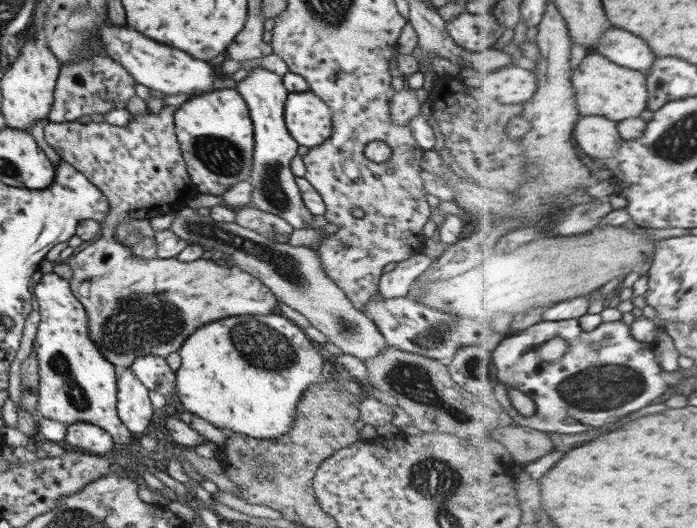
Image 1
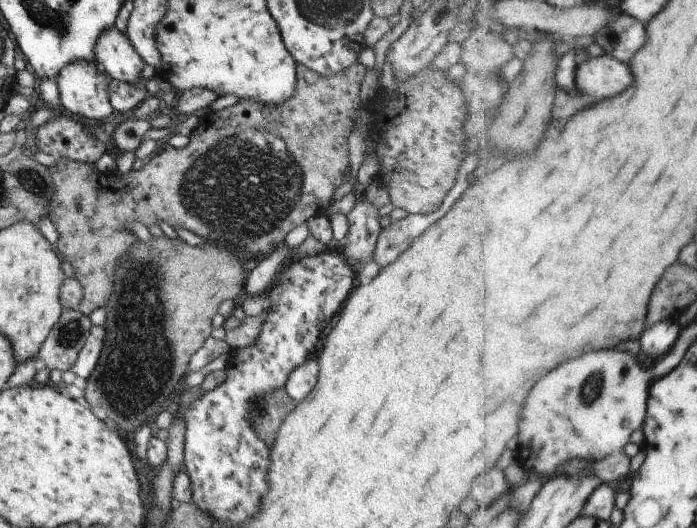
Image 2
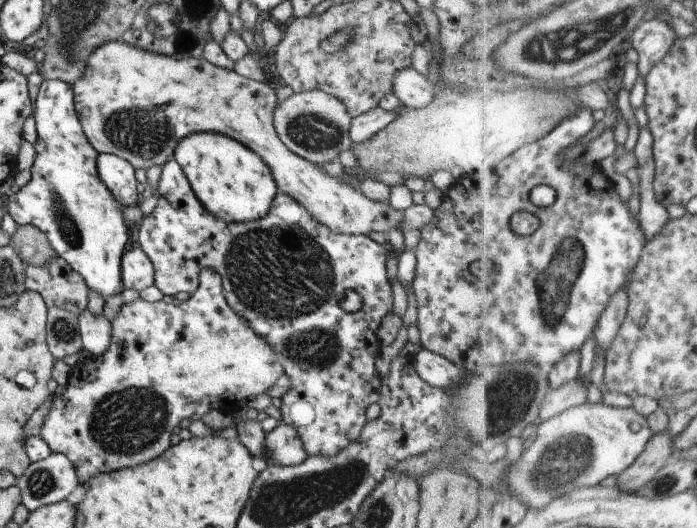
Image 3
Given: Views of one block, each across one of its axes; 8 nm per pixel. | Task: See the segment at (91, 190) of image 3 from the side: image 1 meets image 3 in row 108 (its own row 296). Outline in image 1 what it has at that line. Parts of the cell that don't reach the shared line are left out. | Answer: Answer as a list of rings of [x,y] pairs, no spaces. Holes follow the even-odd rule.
[[[46,273],[32,288],[38,301],[40,326],[34,346],[39,368],[38,418],[60,424],[94,424],[112,435],[116,447],[131,448],[134,434],[126,429],[117,414],[117,380],[114,366],[100,354],[88,333],[84,306],[72,294],[69,281],[58,274]]]

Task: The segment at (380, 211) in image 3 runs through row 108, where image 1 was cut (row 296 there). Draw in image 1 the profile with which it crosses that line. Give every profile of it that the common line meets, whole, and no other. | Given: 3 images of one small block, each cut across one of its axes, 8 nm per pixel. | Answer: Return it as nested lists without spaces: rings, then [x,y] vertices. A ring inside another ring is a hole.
[[[164,106],[158,114],[132,115],[127,124],[112,126],[107,121],[79,123],[50,122],[46,125],[45,141],[78,172],[100,189],[107,198],[109,212],[101,222],[100,238],[67,260],[72,269],[69,281],[72,294],[84,306],[88,316],[88,333],[96,348],[112,366],[130,367],[139,357],[155,355],[166,358],[182,347],[187,338],[200,326],[216,320],[242,315],[270,315],[278,310],[277,299],[258,278],[236,265],[218,265],[212,259],[180,262],[176,258],[163,261],[160,258],[145,259],[134,256],[131,248],[115,239],[117,226],[129,220],[152,219],[169,214],[186,206],[199,193],[191,181],[180,143],[175,133],[177,106]]]

